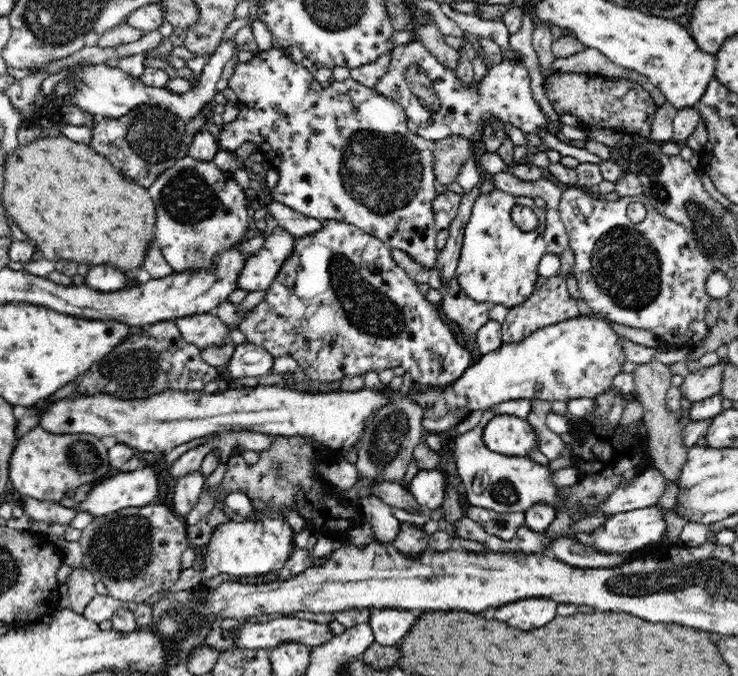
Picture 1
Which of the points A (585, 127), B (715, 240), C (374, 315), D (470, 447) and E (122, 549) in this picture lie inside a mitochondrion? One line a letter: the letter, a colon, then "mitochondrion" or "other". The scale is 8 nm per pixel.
A: other
B: mitochondrion
C: mitochondrion
D: other
E: mitochondrion

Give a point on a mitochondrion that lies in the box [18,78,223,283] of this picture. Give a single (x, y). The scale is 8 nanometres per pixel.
(148, 135)

